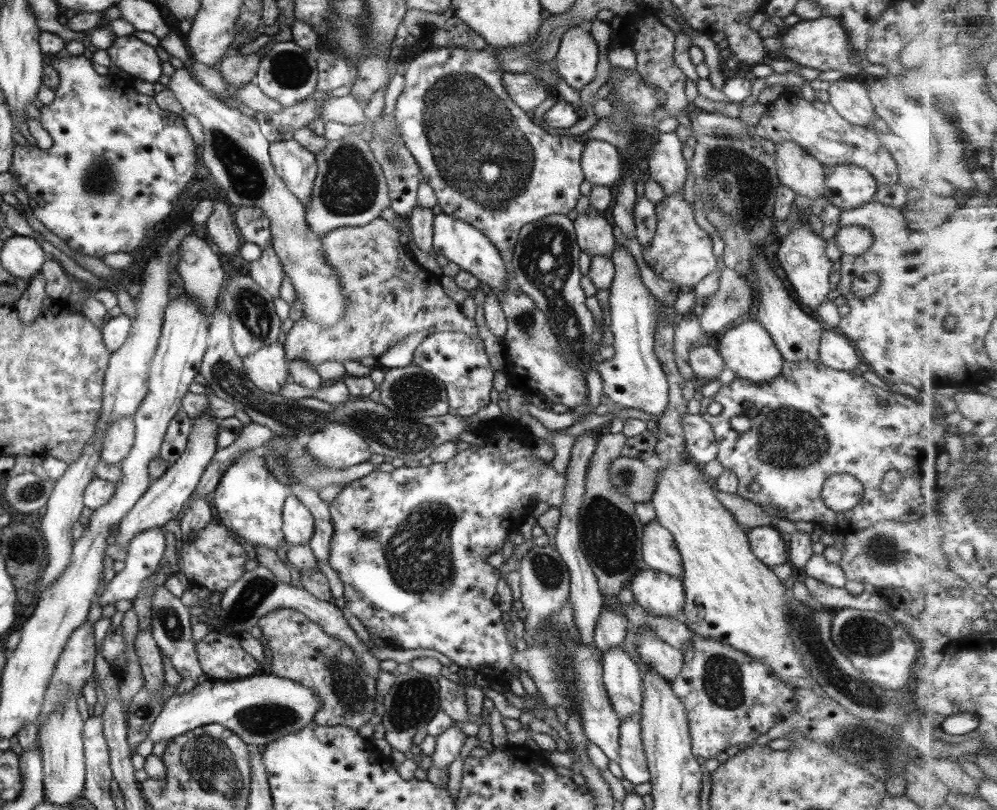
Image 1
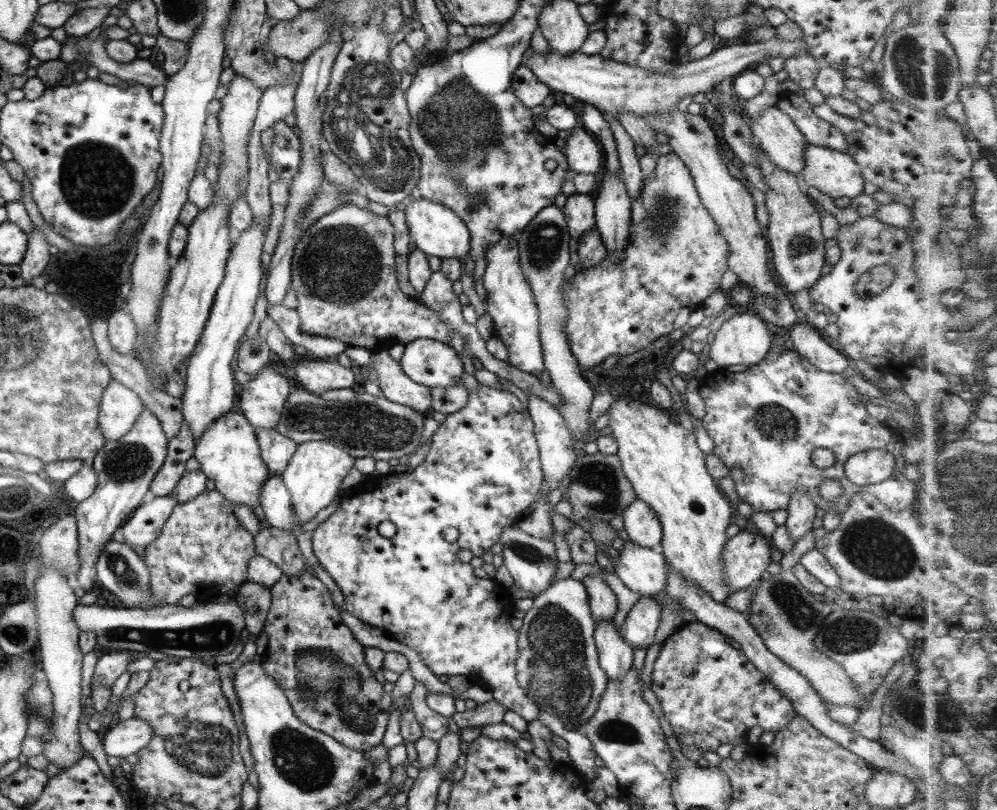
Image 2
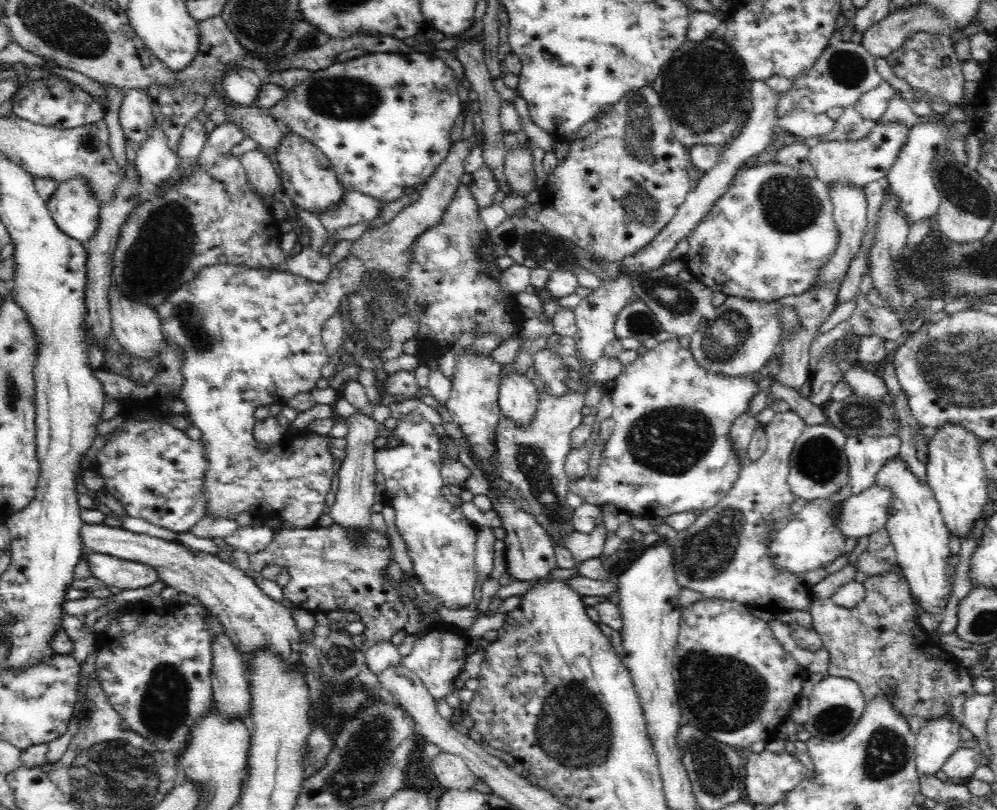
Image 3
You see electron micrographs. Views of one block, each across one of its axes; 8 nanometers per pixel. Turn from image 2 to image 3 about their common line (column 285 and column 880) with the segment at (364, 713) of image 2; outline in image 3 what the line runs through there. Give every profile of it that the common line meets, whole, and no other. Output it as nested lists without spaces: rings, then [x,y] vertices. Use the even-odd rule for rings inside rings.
[[[886,571],[878,576],[870,576],[862,582],[863,599],[854,608],[836,606],[832,599],[811,602],[808,606],[816,631],[820,633],[824,649],[828,652],[829,676],[852,680],[858,684],[866,704],[874,698],[891,694],[891,709],[904,720],[920,718],[932,722],[934,718],[947,718],[959,728],[964,727],[964,704],[976,694],[976,687],[968,671],[960,671],[961,664],[954,656],[942,648],[931,632],[920,624],[922,603],[912,594],[912,587],[903,571]]]

